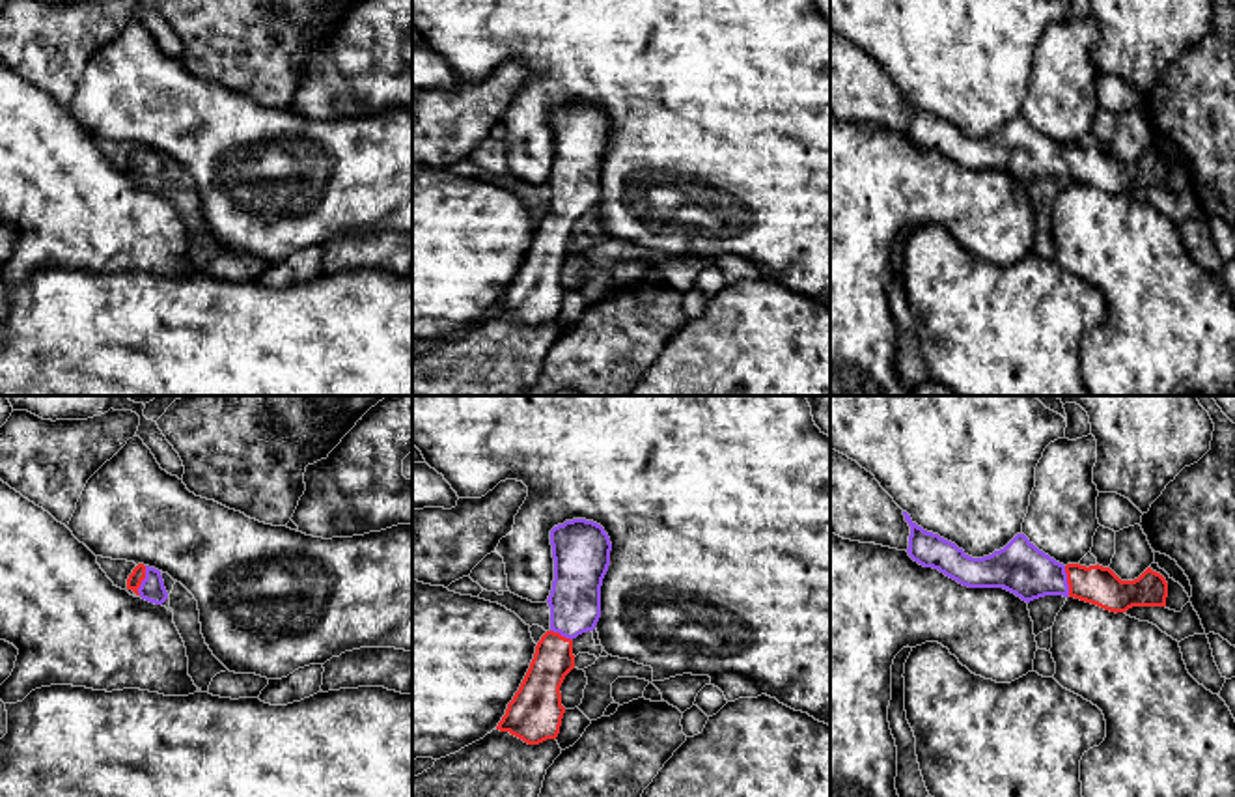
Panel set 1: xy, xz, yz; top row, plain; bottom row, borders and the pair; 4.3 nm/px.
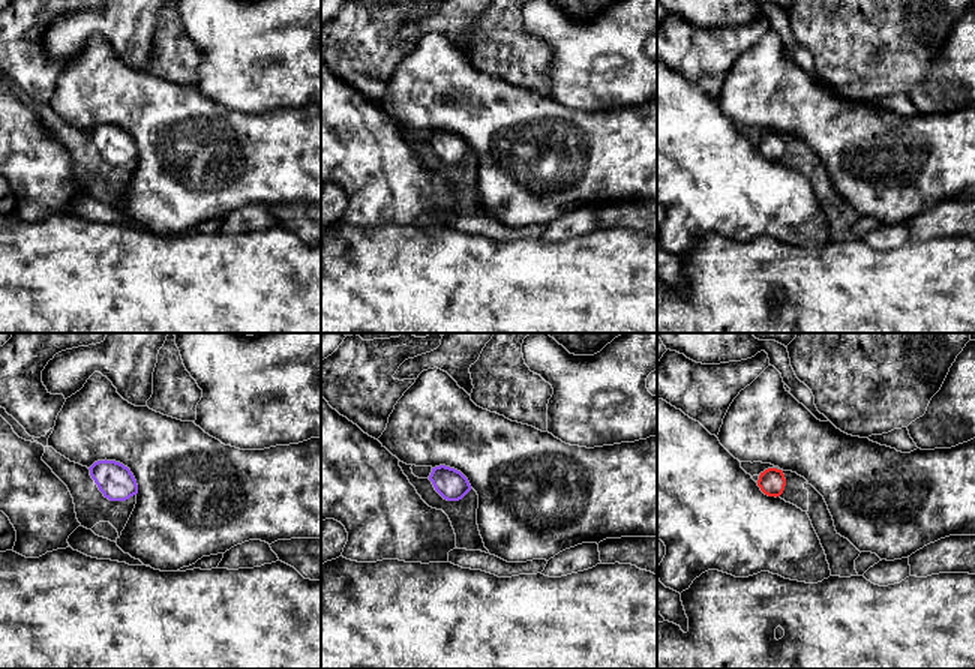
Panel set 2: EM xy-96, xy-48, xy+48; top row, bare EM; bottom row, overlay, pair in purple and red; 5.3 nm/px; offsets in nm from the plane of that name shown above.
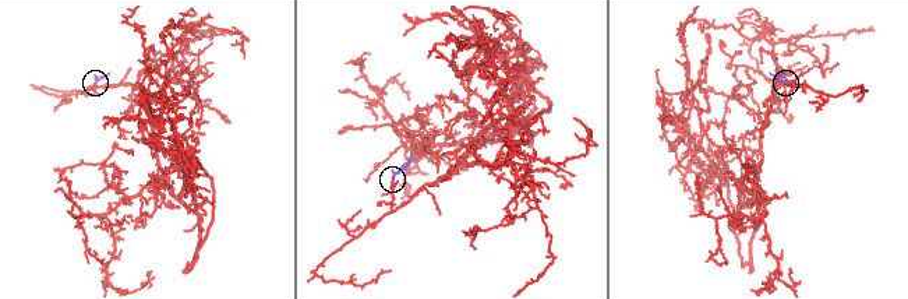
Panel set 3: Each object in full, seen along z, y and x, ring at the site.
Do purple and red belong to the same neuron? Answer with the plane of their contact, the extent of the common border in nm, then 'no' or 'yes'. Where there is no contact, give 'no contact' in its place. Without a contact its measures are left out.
yz | 140 nm | yes

